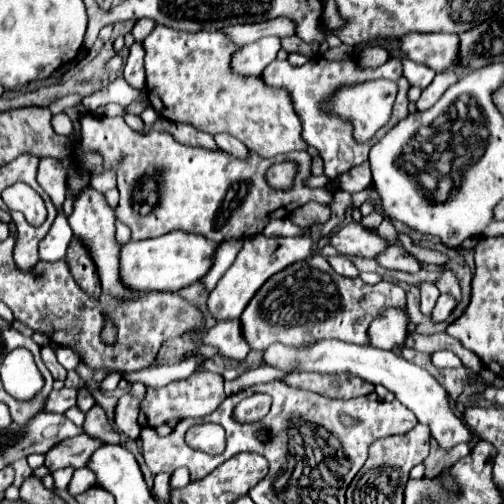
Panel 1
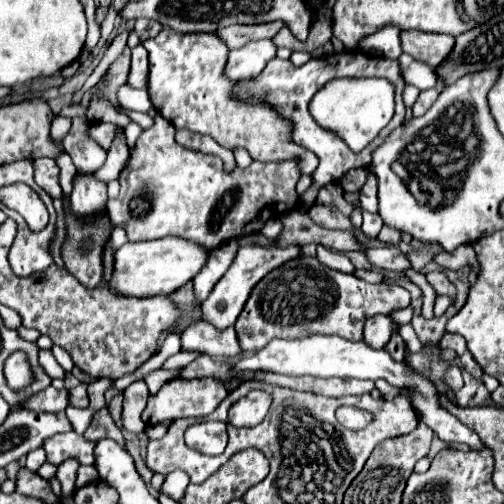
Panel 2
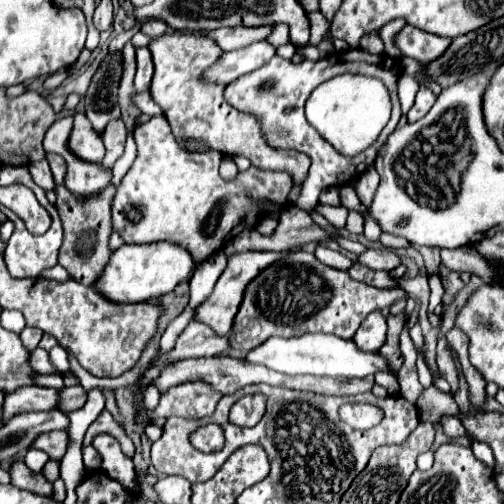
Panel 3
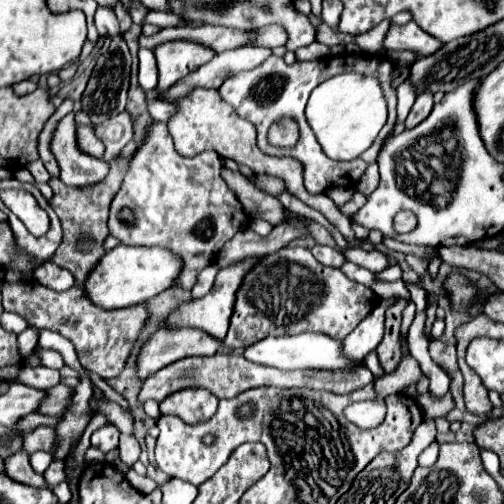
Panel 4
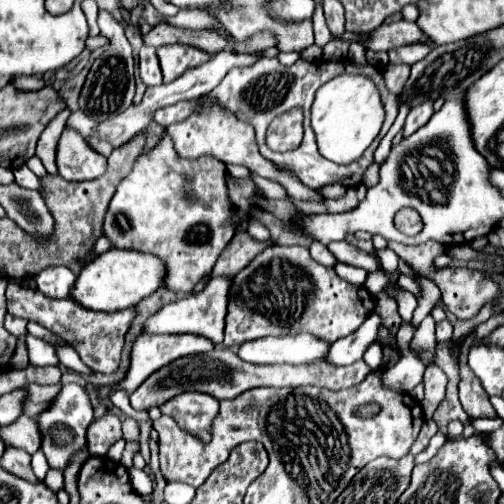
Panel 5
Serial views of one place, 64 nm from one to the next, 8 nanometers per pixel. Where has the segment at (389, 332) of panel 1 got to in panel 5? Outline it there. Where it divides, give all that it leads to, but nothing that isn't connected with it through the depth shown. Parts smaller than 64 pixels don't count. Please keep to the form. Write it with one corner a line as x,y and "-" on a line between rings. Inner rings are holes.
372,312
364,324
352,334
352,336
346,336
346,338
340,338
336,340
332,346
330,346
330,352
328,352
328,360
336,366
340,364
354,364
358,360
362,360
364,352
368,350
370,344
374,344
378,340
378,330
382,326
382,318
380,314

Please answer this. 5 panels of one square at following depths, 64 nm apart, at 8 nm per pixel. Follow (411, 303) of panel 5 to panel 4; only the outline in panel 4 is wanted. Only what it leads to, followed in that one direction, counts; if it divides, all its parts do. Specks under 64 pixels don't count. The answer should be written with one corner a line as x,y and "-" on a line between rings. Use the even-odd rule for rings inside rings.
413,302
413,306
406,306
402,313
402,322
401,322
401,337
405,338
407,341
407,335
408,335
408,330
409,327
415,317
415,312
416,312
416,306

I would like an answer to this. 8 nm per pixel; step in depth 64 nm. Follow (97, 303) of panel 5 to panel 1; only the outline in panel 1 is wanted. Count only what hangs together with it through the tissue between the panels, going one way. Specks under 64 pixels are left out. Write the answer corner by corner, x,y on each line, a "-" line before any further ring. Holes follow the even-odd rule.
180,230
150,240
128,242
120,252
122,282
132,290
140,290
140,292
150,292
150,290
178,292
180,288
190,286
200,278
204,278
204,274
214,264
214,256
218,248
220,244
214,244
214,240
196,234
186,234

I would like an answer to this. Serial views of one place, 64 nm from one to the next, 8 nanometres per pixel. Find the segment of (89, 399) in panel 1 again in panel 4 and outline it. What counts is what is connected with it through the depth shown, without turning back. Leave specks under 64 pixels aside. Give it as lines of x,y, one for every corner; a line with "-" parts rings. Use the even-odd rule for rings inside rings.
58,384
58,386
48,390
48,396
46,396
46,400
44,400
44,404
40,406
38,412
58,416
60,412
64,412
64,408
70,408
70,406
72,406
72,388

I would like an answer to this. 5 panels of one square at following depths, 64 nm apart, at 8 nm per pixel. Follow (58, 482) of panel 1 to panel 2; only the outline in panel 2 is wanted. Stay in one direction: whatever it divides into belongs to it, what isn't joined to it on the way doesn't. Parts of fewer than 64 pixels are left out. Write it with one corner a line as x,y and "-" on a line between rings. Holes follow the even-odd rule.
68,460
64,464
58,466
56,470
56,478
62,486
62,494
64,496
72,496
74,494
74,482
76,482
76,470
78,470
78,462
76,460

